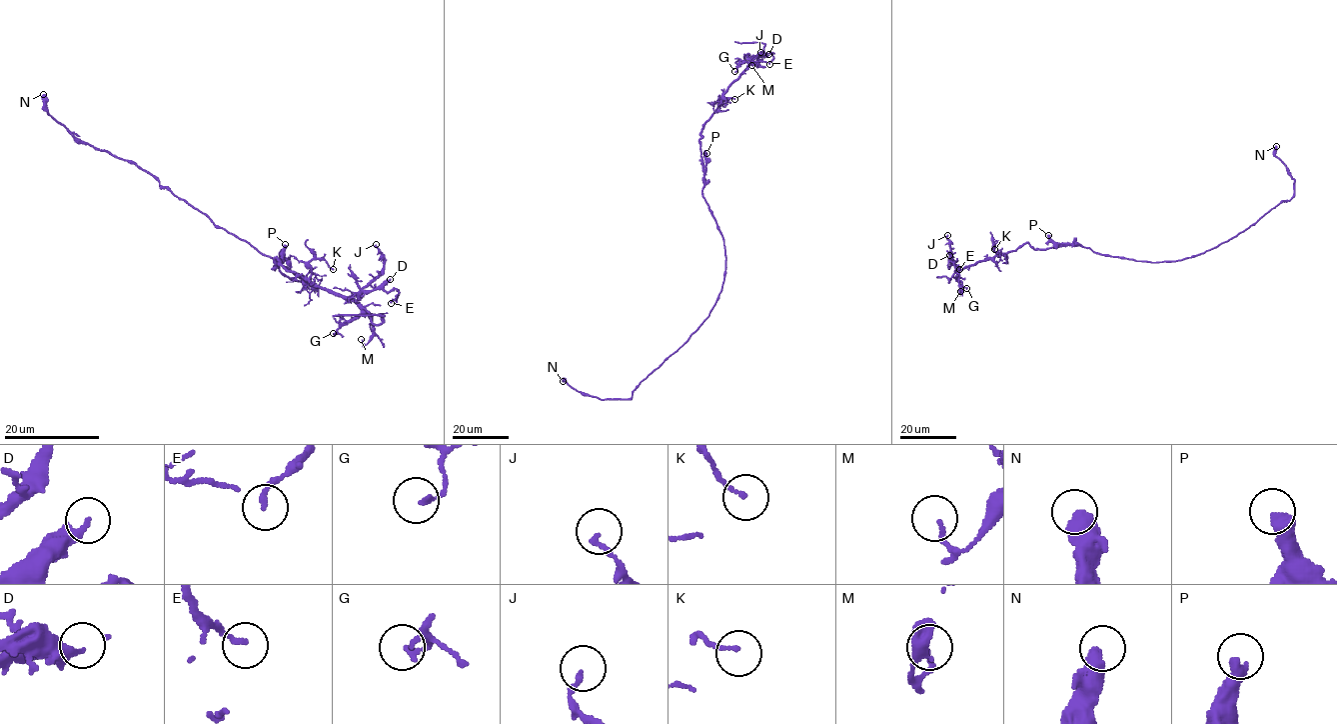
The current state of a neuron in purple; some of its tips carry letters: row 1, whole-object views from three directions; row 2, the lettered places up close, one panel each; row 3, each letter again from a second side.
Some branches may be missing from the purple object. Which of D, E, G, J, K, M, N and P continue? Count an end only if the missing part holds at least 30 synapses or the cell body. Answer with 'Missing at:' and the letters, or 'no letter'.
Missing at: no letter

